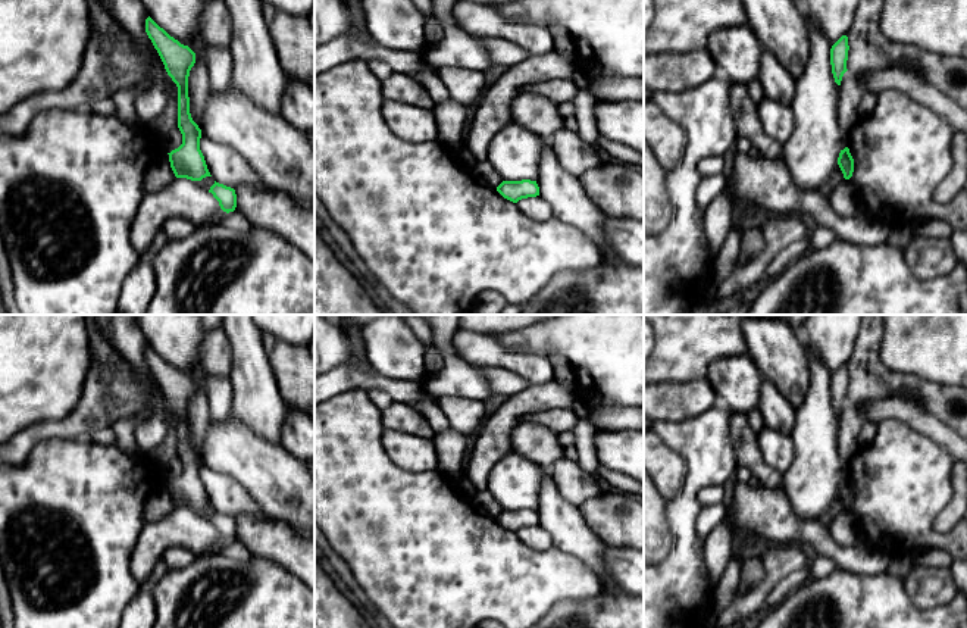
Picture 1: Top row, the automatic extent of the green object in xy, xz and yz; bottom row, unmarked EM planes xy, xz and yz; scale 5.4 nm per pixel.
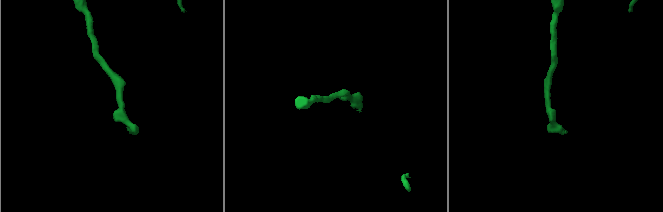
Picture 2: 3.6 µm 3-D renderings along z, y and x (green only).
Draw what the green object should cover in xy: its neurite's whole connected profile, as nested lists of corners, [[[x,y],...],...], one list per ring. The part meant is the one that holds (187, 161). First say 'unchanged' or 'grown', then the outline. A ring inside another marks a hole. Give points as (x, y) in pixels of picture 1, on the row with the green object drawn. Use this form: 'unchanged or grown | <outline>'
unchanged | [[[150,16],[145,19],[145,32],[157,50],[168,75],[178,87],[178,128],[182,144],[169,154],[170,168],[176,178],[201,181],[212,176],[200,150],[201,129],[190,113],[188,76],[195,63],[195,53],[170,37]]]

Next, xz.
unchanged | [[[522,179],[522,181],[503,181],[497,191],[507,200],[517,203],[522,199],[539,196],[539,187],[536,181]]]

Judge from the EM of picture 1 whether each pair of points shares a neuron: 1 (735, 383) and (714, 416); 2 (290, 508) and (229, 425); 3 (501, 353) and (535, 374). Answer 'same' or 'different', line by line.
1: different
2: same
3: same

